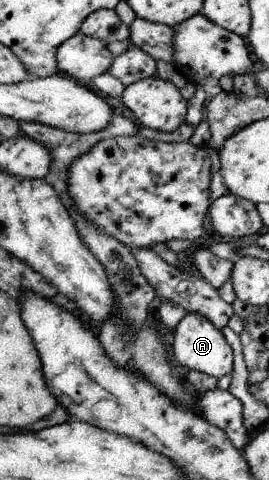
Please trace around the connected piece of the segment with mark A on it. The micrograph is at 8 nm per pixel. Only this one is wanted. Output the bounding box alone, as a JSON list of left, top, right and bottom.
[172,313,232,379]

